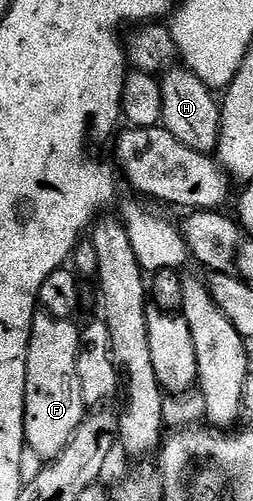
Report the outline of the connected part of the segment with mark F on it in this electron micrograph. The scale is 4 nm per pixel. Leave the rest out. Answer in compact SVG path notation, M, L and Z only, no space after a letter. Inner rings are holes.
M38 315L32 321L32 334L28 344L26 367L26 395L24 396L24 439L43 459L53 459L70 443L86 414L84 381L78 379L78 355L80 354L80 329L72 326L71 320Z

